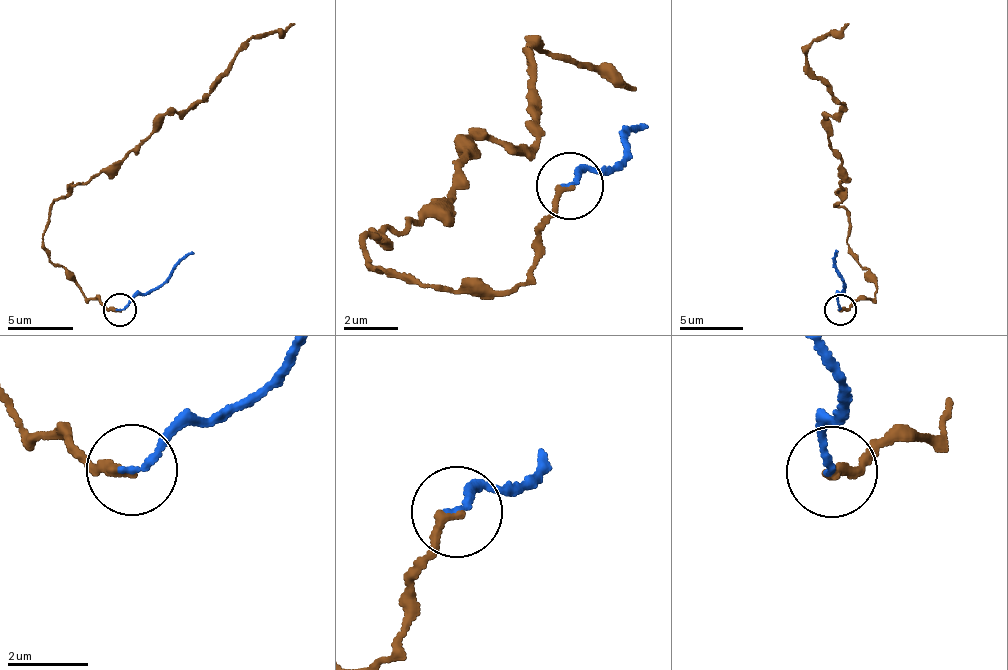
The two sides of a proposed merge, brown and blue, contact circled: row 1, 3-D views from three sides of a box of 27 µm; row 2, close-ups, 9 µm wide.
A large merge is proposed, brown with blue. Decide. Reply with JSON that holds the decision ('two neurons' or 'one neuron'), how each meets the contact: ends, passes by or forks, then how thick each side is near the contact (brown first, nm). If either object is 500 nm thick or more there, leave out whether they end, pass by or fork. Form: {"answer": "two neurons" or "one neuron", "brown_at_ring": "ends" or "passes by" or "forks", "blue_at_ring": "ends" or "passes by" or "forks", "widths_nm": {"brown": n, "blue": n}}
{"answer": "one neuron", "brown_at_ring": "ends", "blue_at_ring": "ends", "widths_nm": {"brown": 240, "blue": 160}}

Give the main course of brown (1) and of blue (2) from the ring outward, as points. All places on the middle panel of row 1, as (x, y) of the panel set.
1: (567, 187), (514, 289), (363, 262), (370, 236), (440, 214), (479, 140), (530, 149), (535, 48), (633, 87)
2: (567, 187), (584, 169), (612, 171), (631, 127), (650, 128)

